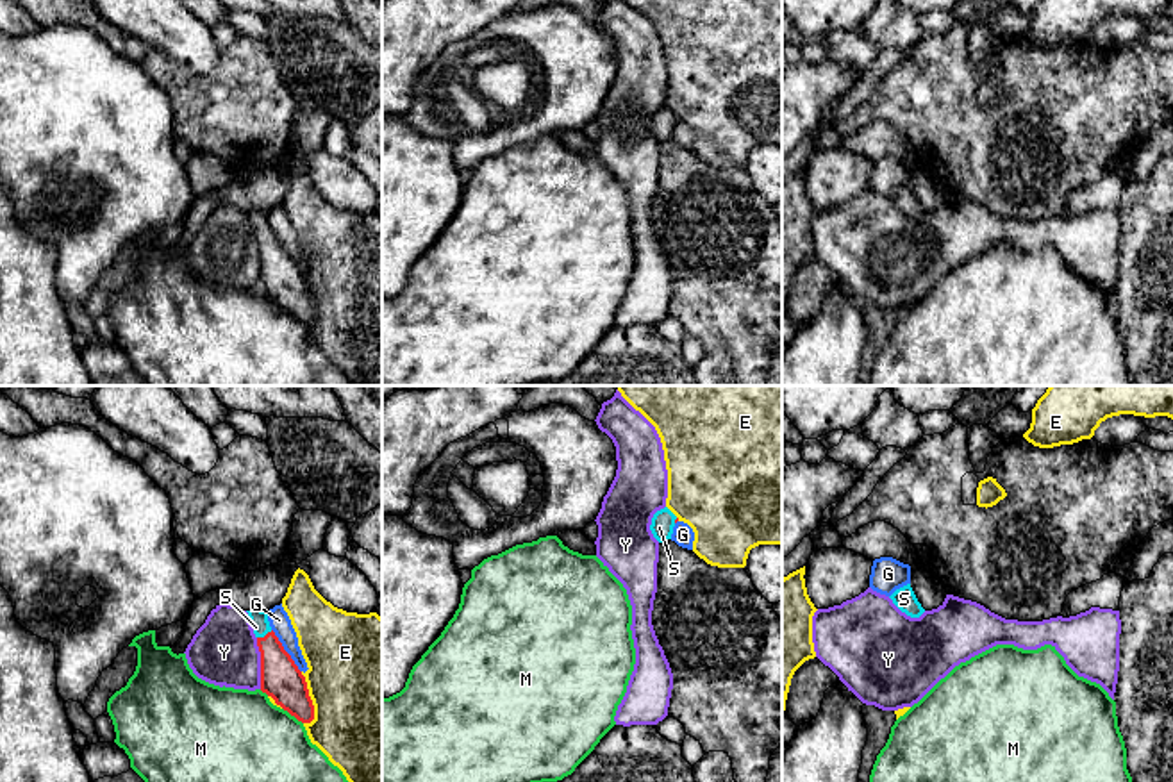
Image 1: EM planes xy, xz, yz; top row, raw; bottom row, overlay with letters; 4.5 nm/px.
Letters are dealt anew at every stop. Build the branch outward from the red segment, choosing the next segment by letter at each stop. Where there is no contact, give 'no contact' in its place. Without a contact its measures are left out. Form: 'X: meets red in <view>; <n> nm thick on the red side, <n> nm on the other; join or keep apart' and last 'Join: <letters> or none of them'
E: meets red in xy; 190 nm thick on the red side, 480 nm on the other; keep apart
G: meets red in xy; 190 nm thick on the red side, 90 nm on the other; keep apart
M: meets red in xy; 190 nm thick on the red side, 480 nm on the other; keep apart
S: meets red in xy; 190 nm thick on the red side, 80 nm on the other; join
Y: meets red in xy; 190 nm thick on the red side, 300 nm on the other; keep apart
Join: S

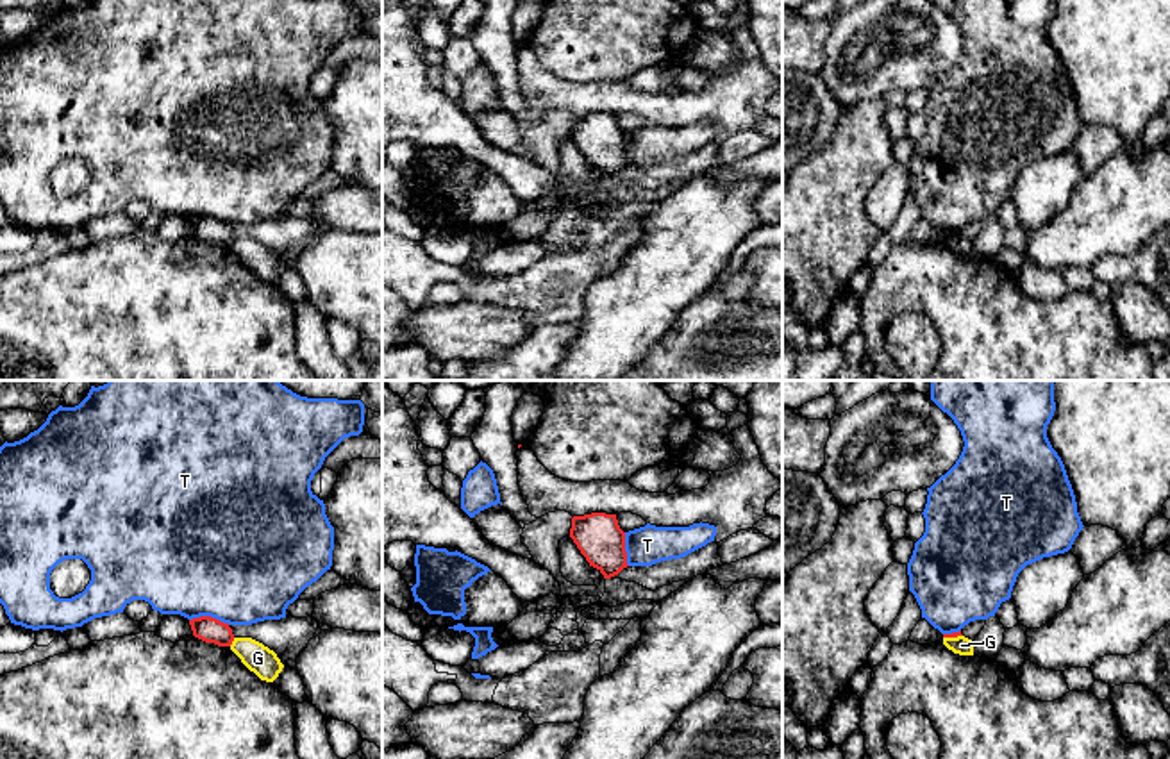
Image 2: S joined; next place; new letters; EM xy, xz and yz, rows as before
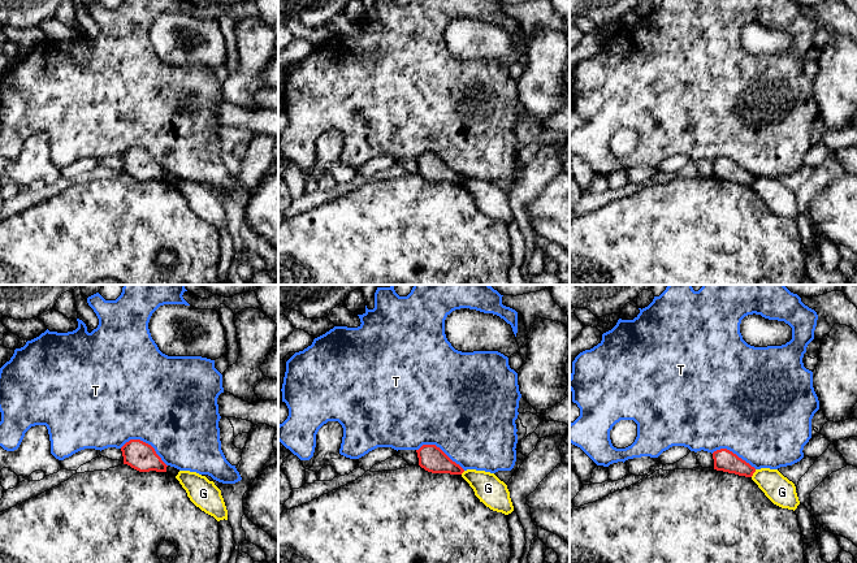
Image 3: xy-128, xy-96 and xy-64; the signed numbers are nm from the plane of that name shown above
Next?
G: meets red in xy; 120 nm thick on the red side, 130 nm on the other; keep apart
T: meets red in xy; 120 nm thick on the red side, 500 nm on the other; keep apart
Join: none of them

